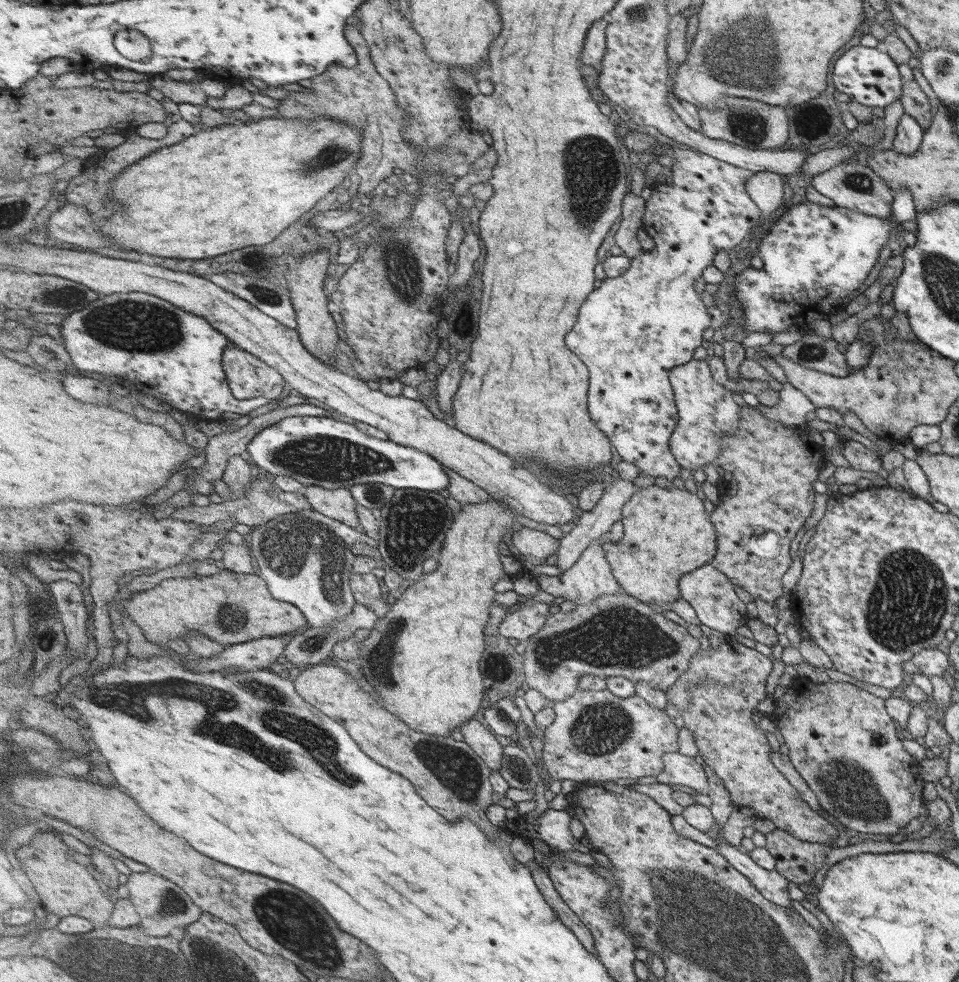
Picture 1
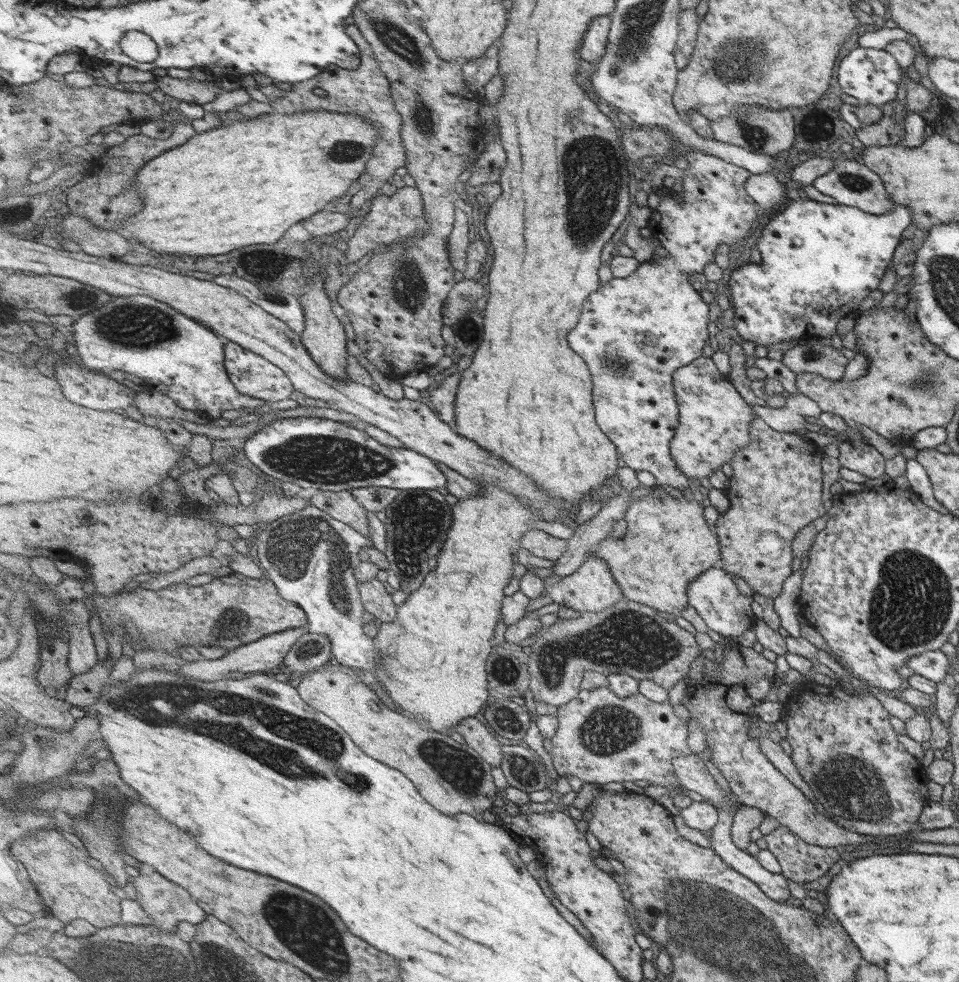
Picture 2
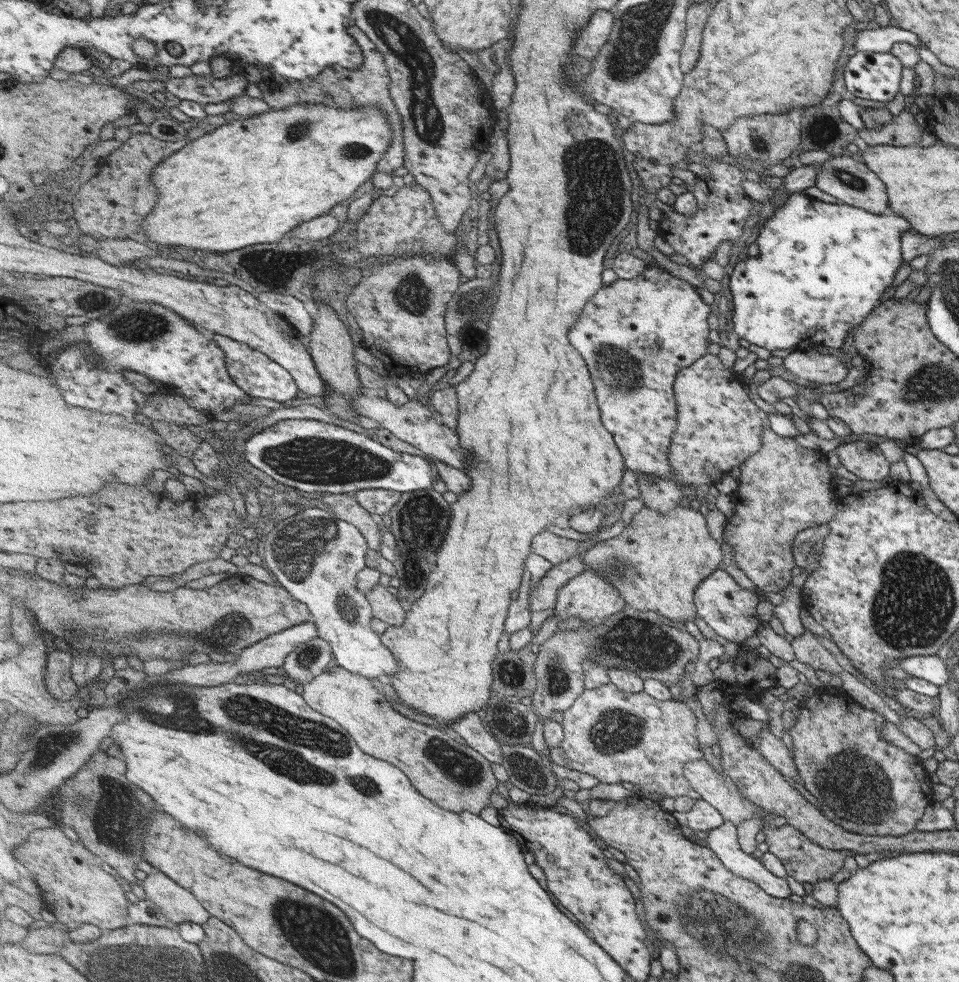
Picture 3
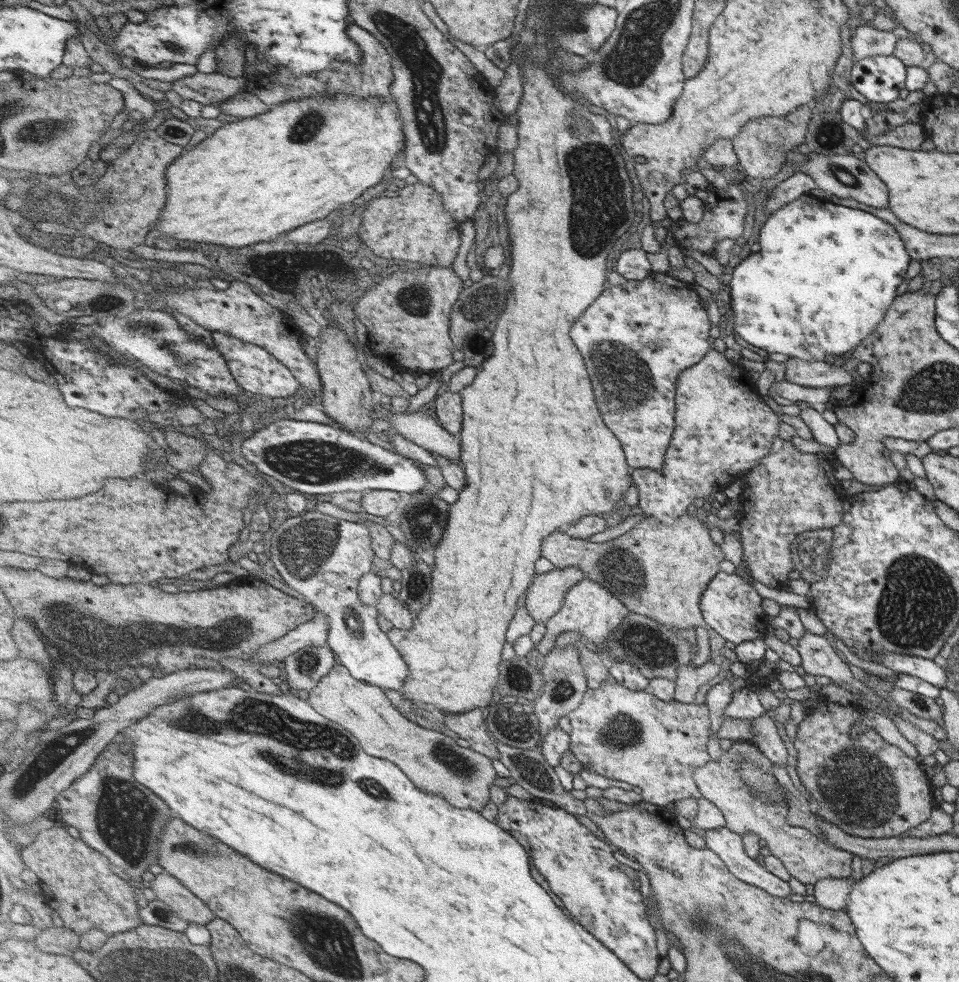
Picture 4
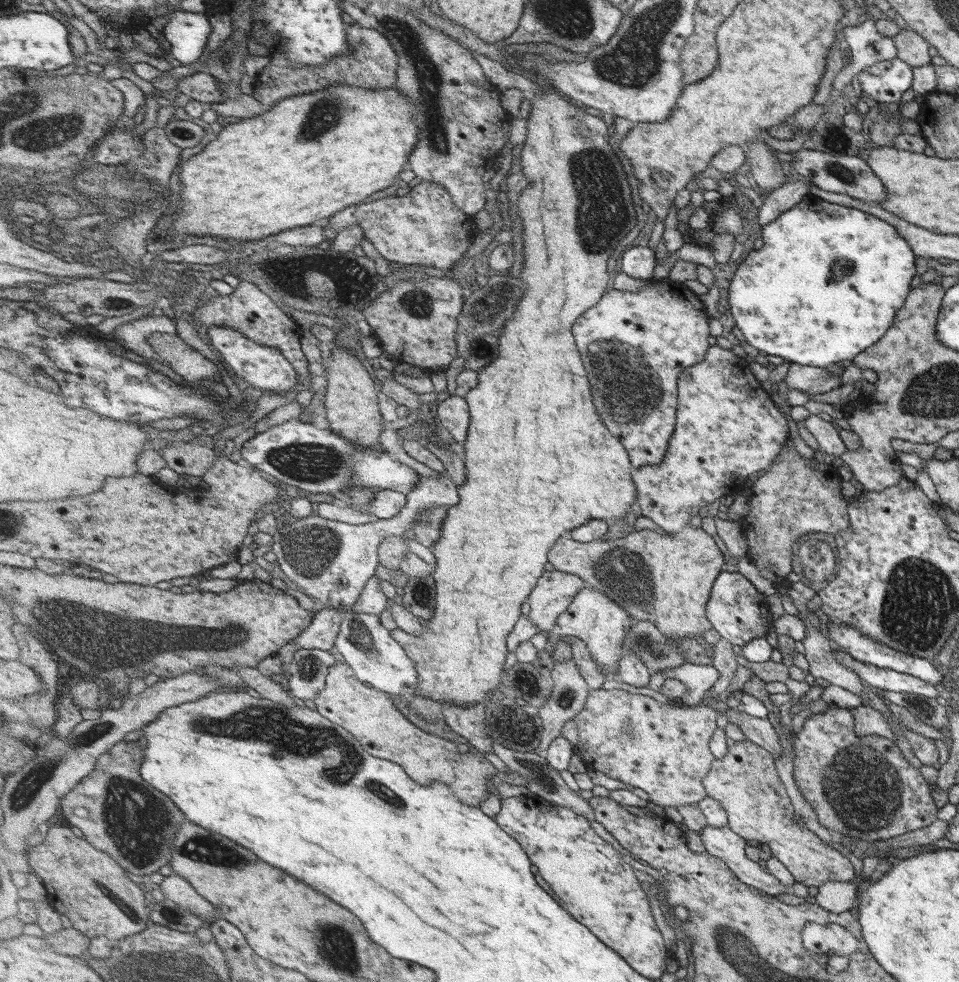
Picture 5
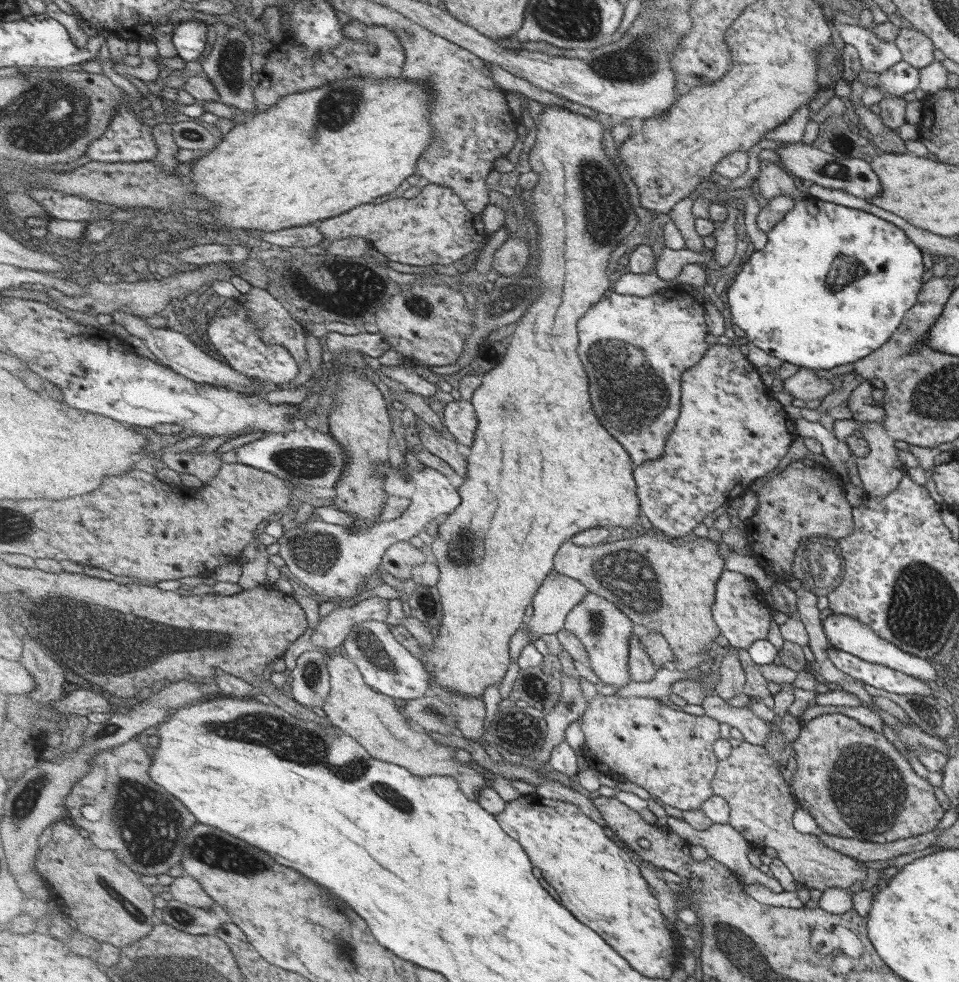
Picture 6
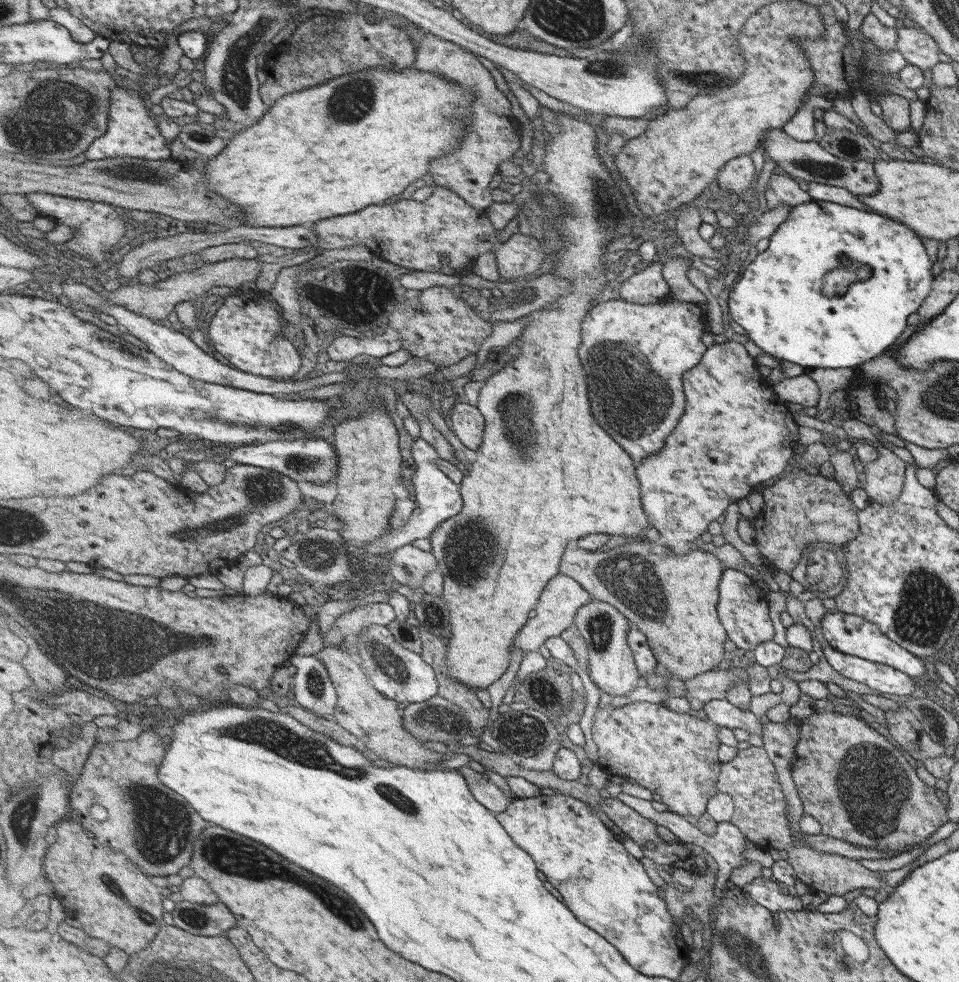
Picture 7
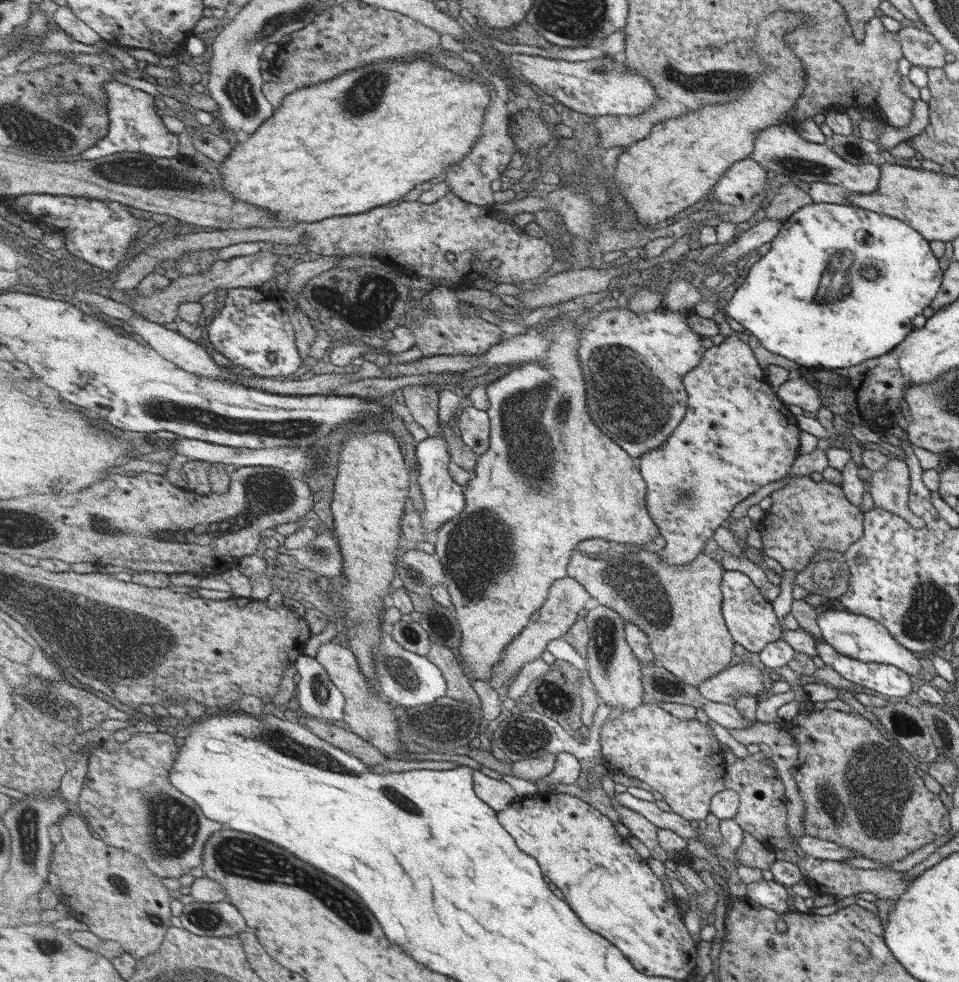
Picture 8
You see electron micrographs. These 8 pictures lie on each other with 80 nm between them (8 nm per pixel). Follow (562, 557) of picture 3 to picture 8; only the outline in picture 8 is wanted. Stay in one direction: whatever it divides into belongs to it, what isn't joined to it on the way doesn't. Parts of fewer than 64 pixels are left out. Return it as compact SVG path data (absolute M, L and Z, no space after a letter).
M640 547L637 553L626 553L613 560L603 555L603 559L588 558L577 549L568 566L568 576L578 580L600 605L613 608L623 619L639 626L647 636L656 664L665 668L683 684L697 687L699 683L727 669L733 654L733 640L721 618L720 582L723 568L711 558L699 553L687 565L663 562L655 552Z

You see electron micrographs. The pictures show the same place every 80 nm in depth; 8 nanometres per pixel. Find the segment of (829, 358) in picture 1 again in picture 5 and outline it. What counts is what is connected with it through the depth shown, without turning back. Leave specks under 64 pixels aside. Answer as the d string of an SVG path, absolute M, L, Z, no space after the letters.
M789 362L789 364L783 382L791 390L811 395L823 394L841 383L840 376L832 376L826 369L819 366L801 366L795 362Z

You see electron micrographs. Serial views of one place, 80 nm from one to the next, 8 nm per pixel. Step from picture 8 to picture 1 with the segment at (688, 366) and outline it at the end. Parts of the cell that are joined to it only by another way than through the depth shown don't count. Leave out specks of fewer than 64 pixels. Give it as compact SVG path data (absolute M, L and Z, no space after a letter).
M693 149L687 150L671 150L669 156L673 156L673 164L670 168L671 178L669 177L666 184L654 184L650 186L651 196L649 200L644 202L645 217L643 218L642 228L654 241L655 249L642 251L641 255L631 260L631 268L625 274L618 278L607 278L601 283L597 290L593 291L588 300L581 307L581 322L577 322L577 330L573 330L573 334L569 334L567 342L569 348L589 366L591 374L591 390L589 390L589 408L591 408L592 418L595 418L597 426L605 431L605 434L612 440L613 446L618 454L627 462L634 464L645 475L670 480L679 477L679 463L673 458L668 447L669 435L672 433L674 426L677 424L677 410L674 406L673 391L669 388L668 374L669 370L675 366L685 364L691 361L693 350L699 346L701 342L701 334L703 330L709 327L709 314L705 312L705 306L699 302L699 296L693 292L691 282L701 275L701 270L705 266L711 266L713 256L717 250L728 251L735 244L739 244L743 240L745 234L749 234L749 230L753 228L753 224L759 220L759 208L745 194L745 182L752 175L749 171L735 170L732 165L712 158L711 155L702 154L700 151Z

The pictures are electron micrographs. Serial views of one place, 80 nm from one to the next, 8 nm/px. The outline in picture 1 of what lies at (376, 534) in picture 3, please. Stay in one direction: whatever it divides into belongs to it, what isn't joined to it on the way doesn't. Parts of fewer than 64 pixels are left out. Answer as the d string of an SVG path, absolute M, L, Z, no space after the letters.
M307 486L305 496L313 508L323 514L340 520L353 528L362 526L357 512L358 504L348 488Z

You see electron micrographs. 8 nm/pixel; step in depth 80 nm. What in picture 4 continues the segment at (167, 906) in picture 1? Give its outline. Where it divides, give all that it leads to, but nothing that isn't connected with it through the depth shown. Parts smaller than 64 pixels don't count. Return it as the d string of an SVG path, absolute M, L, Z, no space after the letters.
M162 872L150 882L151 890L155 892L157 900L167 903L179 917L185 920L207 926L216 919L213 909L194 892L185 886L181 879L171 873Z

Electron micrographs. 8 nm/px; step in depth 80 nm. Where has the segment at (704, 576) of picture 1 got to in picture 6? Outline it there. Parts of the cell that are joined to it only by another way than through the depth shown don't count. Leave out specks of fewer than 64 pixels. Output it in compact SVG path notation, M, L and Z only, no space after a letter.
M725 570L716 582L714 595L711 620L715 622L715 626L719 626L719 632L729 642L729 646L735 650L747 650L753 642L766 640L765 636L771 624L769 608L767 602L763 600L763 592L759 592L759 588L749 578L739 572Z

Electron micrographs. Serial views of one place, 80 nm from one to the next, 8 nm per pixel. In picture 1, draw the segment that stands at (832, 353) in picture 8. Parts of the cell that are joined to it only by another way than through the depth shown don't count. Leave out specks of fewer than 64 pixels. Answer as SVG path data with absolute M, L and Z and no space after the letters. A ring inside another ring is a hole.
M897 189L892 200L892 211L888 219L863 214L861 211L845 210L845 208L830 208L806 201L805 203L783 206L783 214L775 220L769 229L765 230L757 248L758 256L763 261L763 268L755 270L748 266L743 272L735 275L732 287L734 296L741 303L741 327L750 332L783 332L788 328L801 328L810 332L814 320L828 320L839 315L840 301L853 296L857 288L863 288L867 274L873 270L877 262L879 250L887 244L889 234L895 226L907 220L915 220L913 199L907 189ZM831 308L836 308L836 314L831 314Z

